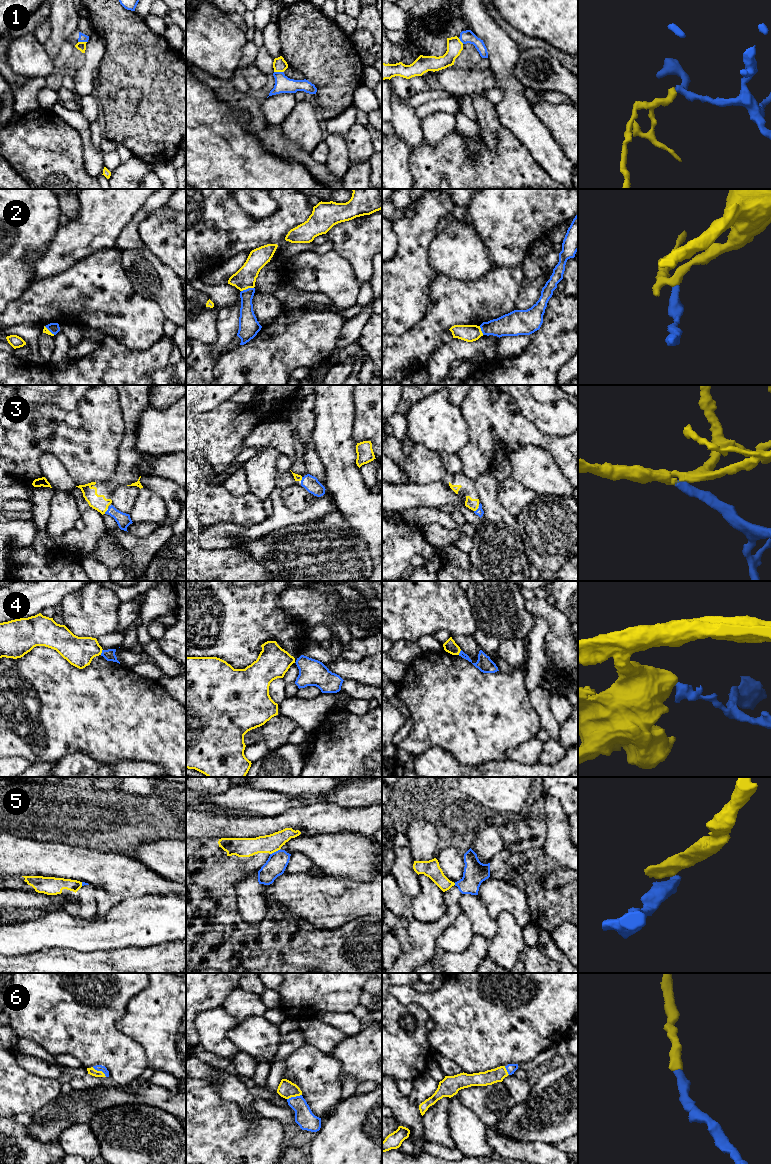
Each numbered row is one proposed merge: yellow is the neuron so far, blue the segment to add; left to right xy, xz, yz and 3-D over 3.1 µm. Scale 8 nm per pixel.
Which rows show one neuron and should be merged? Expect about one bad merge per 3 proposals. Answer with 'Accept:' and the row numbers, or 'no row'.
Accept: 3, 6

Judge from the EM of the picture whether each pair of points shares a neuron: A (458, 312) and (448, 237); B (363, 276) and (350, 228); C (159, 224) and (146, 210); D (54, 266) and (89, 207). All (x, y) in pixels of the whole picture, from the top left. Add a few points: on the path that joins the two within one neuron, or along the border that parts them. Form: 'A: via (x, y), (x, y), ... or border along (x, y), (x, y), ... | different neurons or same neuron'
A: border along (438, 273), (462, 281), (476, 280) | different neurons
B: via (362, 264), (359, 245), (354, 240) | same neuron
C: border along (166, 204), (156, 208), (139, 224), (139, 235) | different neurons
D: via (61, 251), (89, 222) | same neuron

